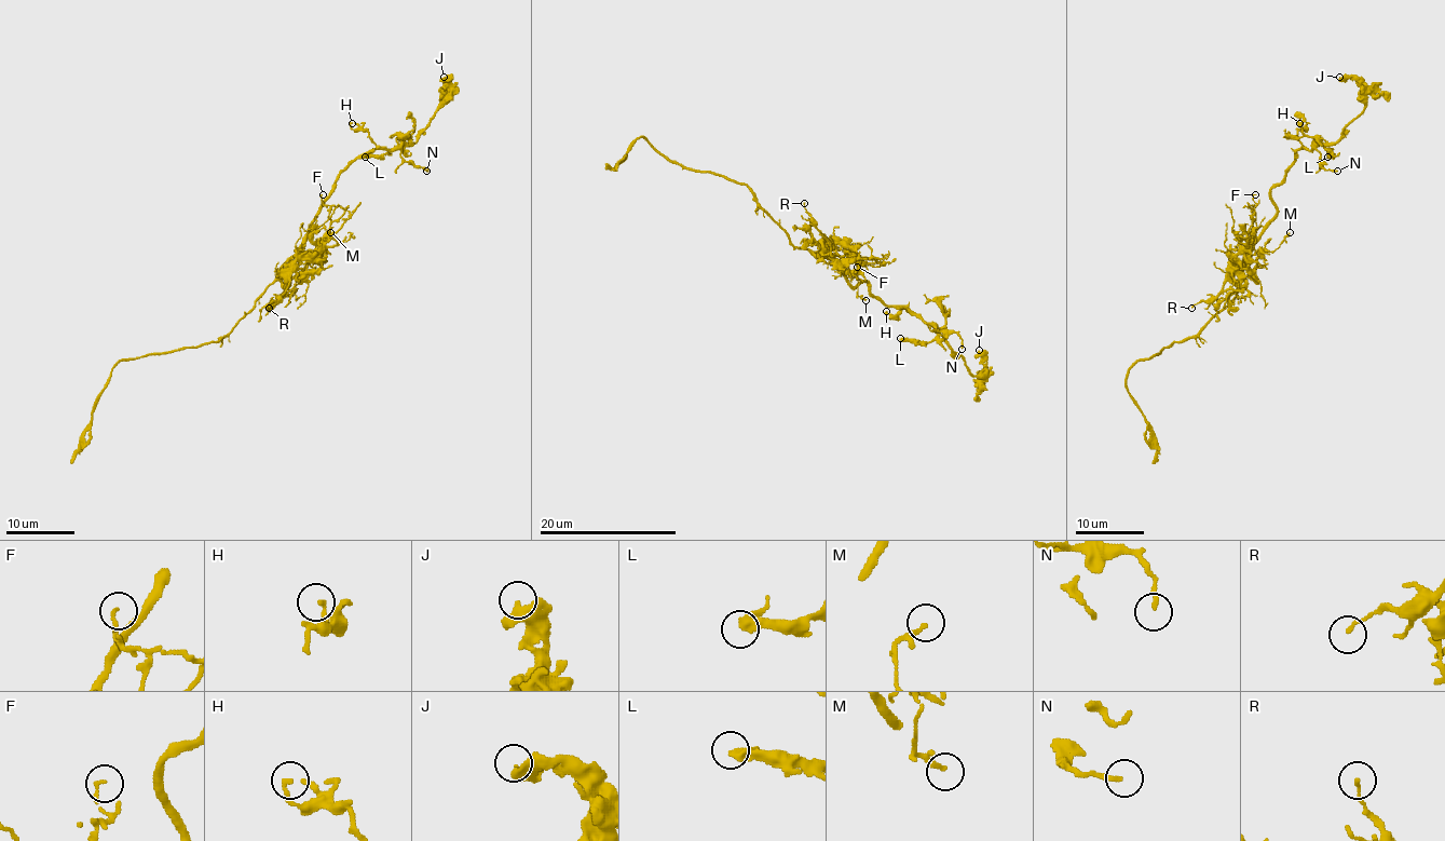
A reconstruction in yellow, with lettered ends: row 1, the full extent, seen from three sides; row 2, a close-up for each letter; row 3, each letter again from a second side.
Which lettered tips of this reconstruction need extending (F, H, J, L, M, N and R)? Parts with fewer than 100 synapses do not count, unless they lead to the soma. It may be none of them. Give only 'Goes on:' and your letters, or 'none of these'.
Goes on: none of these

